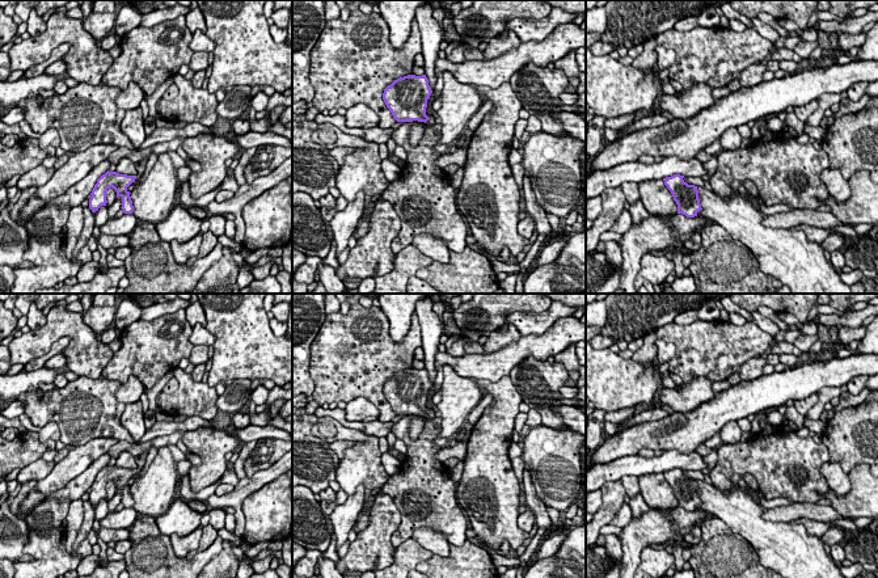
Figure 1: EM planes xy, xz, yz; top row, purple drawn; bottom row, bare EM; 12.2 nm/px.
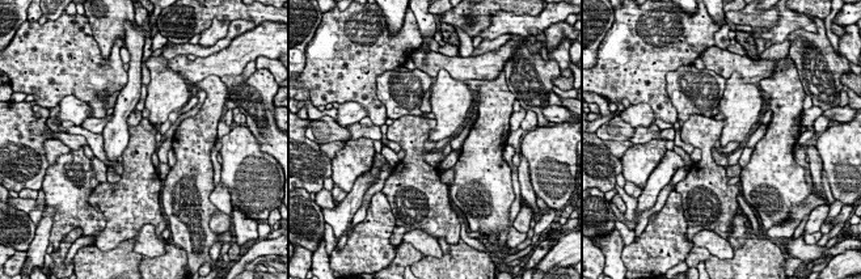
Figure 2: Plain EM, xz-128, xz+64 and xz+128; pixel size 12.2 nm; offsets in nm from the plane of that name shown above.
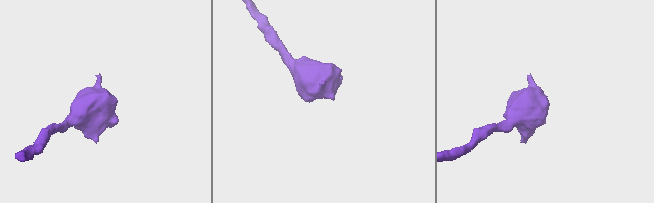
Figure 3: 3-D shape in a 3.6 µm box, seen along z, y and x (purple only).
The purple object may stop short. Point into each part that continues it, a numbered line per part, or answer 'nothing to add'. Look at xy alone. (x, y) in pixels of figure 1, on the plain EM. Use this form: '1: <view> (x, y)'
1: xy (140, 459)

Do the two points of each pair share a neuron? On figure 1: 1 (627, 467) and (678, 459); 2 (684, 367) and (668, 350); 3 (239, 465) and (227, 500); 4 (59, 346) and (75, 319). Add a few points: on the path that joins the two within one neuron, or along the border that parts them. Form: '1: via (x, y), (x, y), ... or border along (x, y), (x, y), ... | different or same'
1: via (640, 465), (661, 464), (665, 462) | same
2: border along (658, 337), (675, 347), (667, 362) | different
3: border along (245, 476), (240, 480) | different
4: border along (70, 337), (57, 340), (45, 354), (39, 355) | different

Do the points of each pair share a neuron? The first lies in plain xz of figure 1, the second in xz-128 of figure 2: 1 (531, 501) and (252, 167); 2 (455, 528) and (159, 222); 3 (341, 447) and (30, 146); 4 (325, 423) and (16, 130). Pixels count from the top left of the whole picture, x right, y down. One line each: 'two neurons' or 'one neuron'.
1: two neurons
2: one neuron
3: two neurons
4: two neurons

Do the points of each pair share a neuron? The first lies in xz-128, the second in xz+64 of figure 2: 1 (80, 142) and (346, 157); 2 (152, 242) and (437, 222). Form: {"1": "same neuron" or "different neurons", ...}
{"1": "different neurons", "2": "different neurons"}

